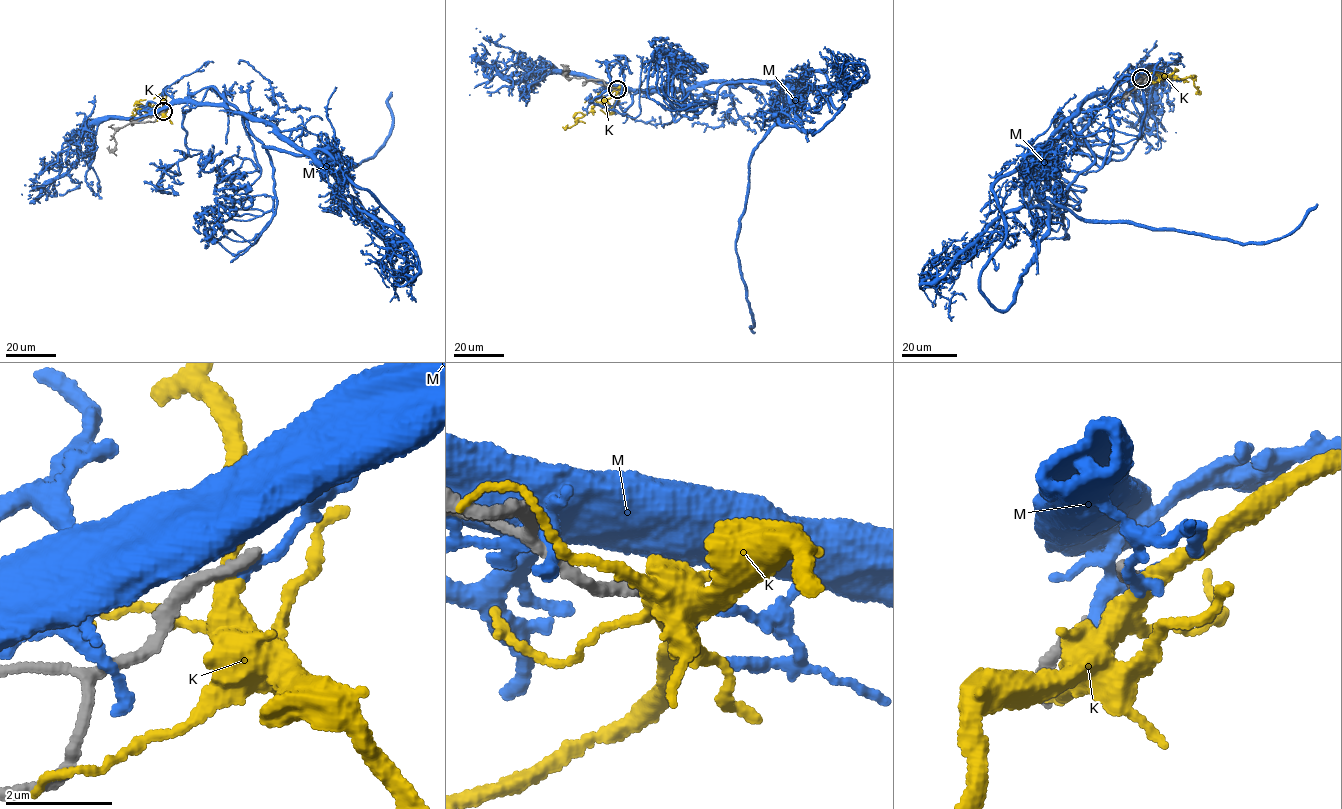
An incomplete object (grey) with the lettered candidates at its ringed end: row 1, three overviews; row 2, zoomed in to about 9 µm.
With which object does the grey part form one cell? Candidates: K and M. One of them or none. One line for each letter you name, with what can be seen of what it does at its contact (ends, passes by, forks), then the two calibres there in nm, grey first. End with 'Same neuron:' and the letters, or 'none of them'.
Same neuron: none of them

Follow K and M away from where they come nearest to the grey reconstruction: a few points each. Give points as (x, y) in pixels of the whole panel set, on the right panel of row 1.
K: (1141, 79), (1152, 73), (1164, 78), (1190, 77), (1199, 92)
M: (1142, 79), (1088, 98), (1054, 131), (1031, 174), (1040, 194), (1086, 219), (1242, 243), (1284, 237), (1317, 204)

